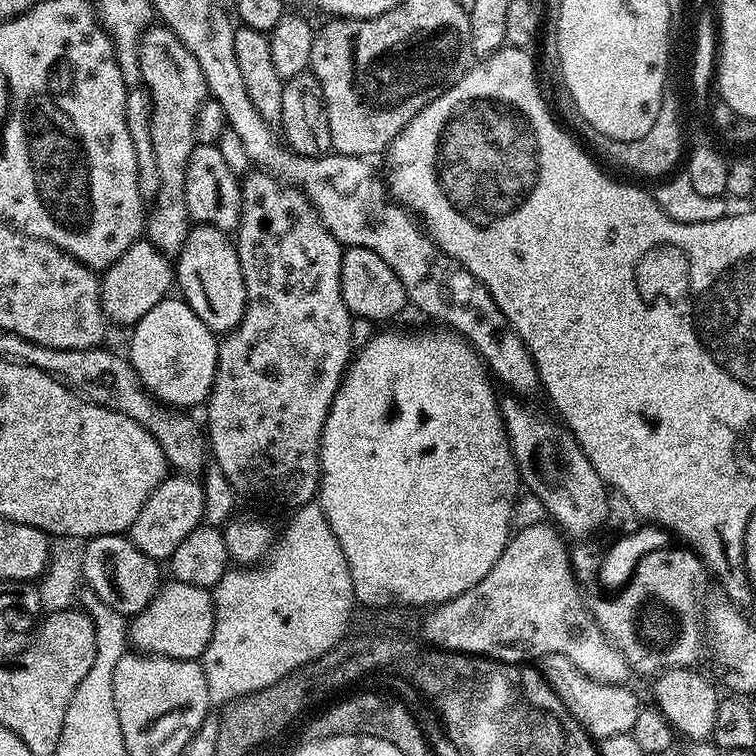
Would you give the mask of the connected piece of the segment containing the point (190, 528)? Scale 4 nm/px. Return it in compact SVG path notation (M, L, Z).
M169 474L164 481L146 498L146 506L134 518L130 529L130 539L142 554L157 562L171 561L174 550L182 543L182 538L201 527L204 519L204 485L199 479L188 474Z

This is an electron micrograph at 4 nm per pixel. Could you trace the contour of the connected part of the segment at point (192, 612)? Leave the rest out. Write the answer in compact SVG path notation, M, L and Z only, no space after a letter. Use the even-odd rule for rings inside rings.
M165 583L156 597L136 616L131 617L128 626L131 647L149 656L200 660L210 642L210 634L214 634L216 608L212 604L212 593L198 586L171 583Z

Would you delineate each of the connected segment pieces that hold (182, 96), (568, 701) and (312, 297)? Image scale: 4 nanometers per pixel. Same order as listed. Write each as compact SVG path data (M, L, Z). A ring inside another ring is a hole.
M163 26L149 27L141 39L140 79L152 99L150 142L154 142L158 166L158 194L146 216L146 238L165 256L175 258L180 255L190 227L186 210L186 162L190 162L190 154L196 149L196 119L210 93L194 54Z
M550 654L543 657L542 671L554 694L558 694L558 698L563 702L565 713L581 724L593 740L599 742L610 738L610 734L631 732L642 707L642 701L631 692L631 687L598 682L582 674L582 670L572 665L566 654Z
M259 170L249 171L243 177L240 185L240 197L242 198L240 226L234 233L234 243L242 266L242 278L246 282L248 297L246 298L246 310L242 314L242 322L220 340L214 386L206 401L206 409L208 408L206 438L210 443L210 454L215 465L222 470L222 474L226 474L226 480L236 491L237 497L249 496L252 500L265 500L268 504L281 504L284 508L295 510L301 508L303 504L311 504L317 499L320 490L322 430L330 406L334 402L334 394L340 389L340 382L344 379L344 374L347 372L348 365L354 355L354 344L352 348L354 317L348 311L346 302L342 298L342 286L340 285L344 248L334 238L334 234L330 234L330 230L326 230L326 226L312 208L312 201L307 200L300 189L293 188L292 185L284 183L283 180L276 180L273 176L268 176Z

